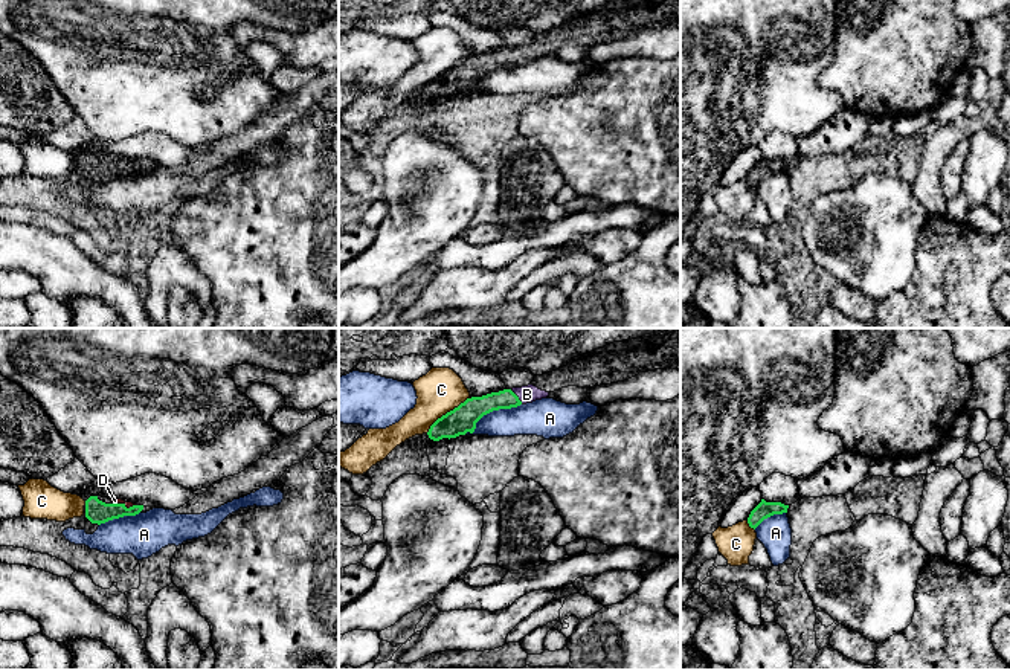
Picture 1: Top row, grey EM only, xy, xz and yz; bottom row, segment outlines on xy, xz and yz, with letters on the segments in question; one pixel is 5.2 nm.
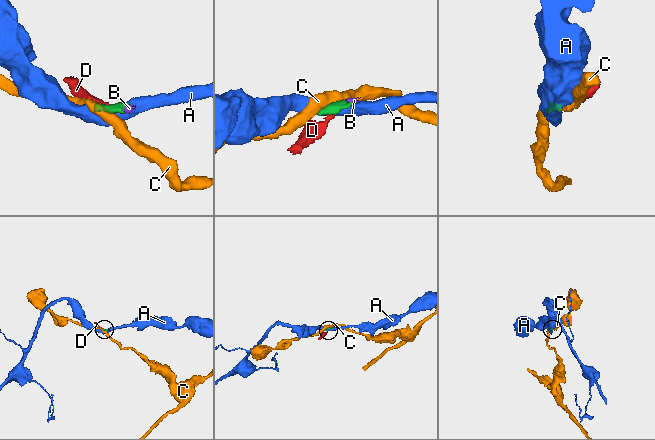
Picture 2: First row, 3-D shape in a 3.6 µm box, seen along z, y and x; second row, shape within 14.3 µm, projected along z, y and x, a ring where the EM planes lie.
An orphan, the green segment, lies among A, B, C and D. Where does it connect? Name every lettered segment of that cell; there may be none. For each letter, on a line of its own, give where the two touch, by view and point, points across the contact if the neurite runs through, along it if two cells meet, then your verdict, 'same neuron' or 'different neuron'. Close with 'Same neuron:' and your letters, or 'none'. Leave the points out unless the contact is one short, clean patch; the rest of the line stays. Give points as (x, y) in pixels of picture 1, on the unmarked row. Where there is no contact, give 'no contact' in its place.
A: contact xz (490, 69); different neuron
B: contact xz (517, 55); way xz (472, 67), (490, 60), (517, 55), (527, 52); same neuron
C: contact xz (447, 70); border xz (469, 55), (443, 72), (426, 90); different neuron
D: contact xy (124, 162); way xy (96, 170), (113, 170), (124, 162), (115, 159); same neuron
Same neuron: B, D

